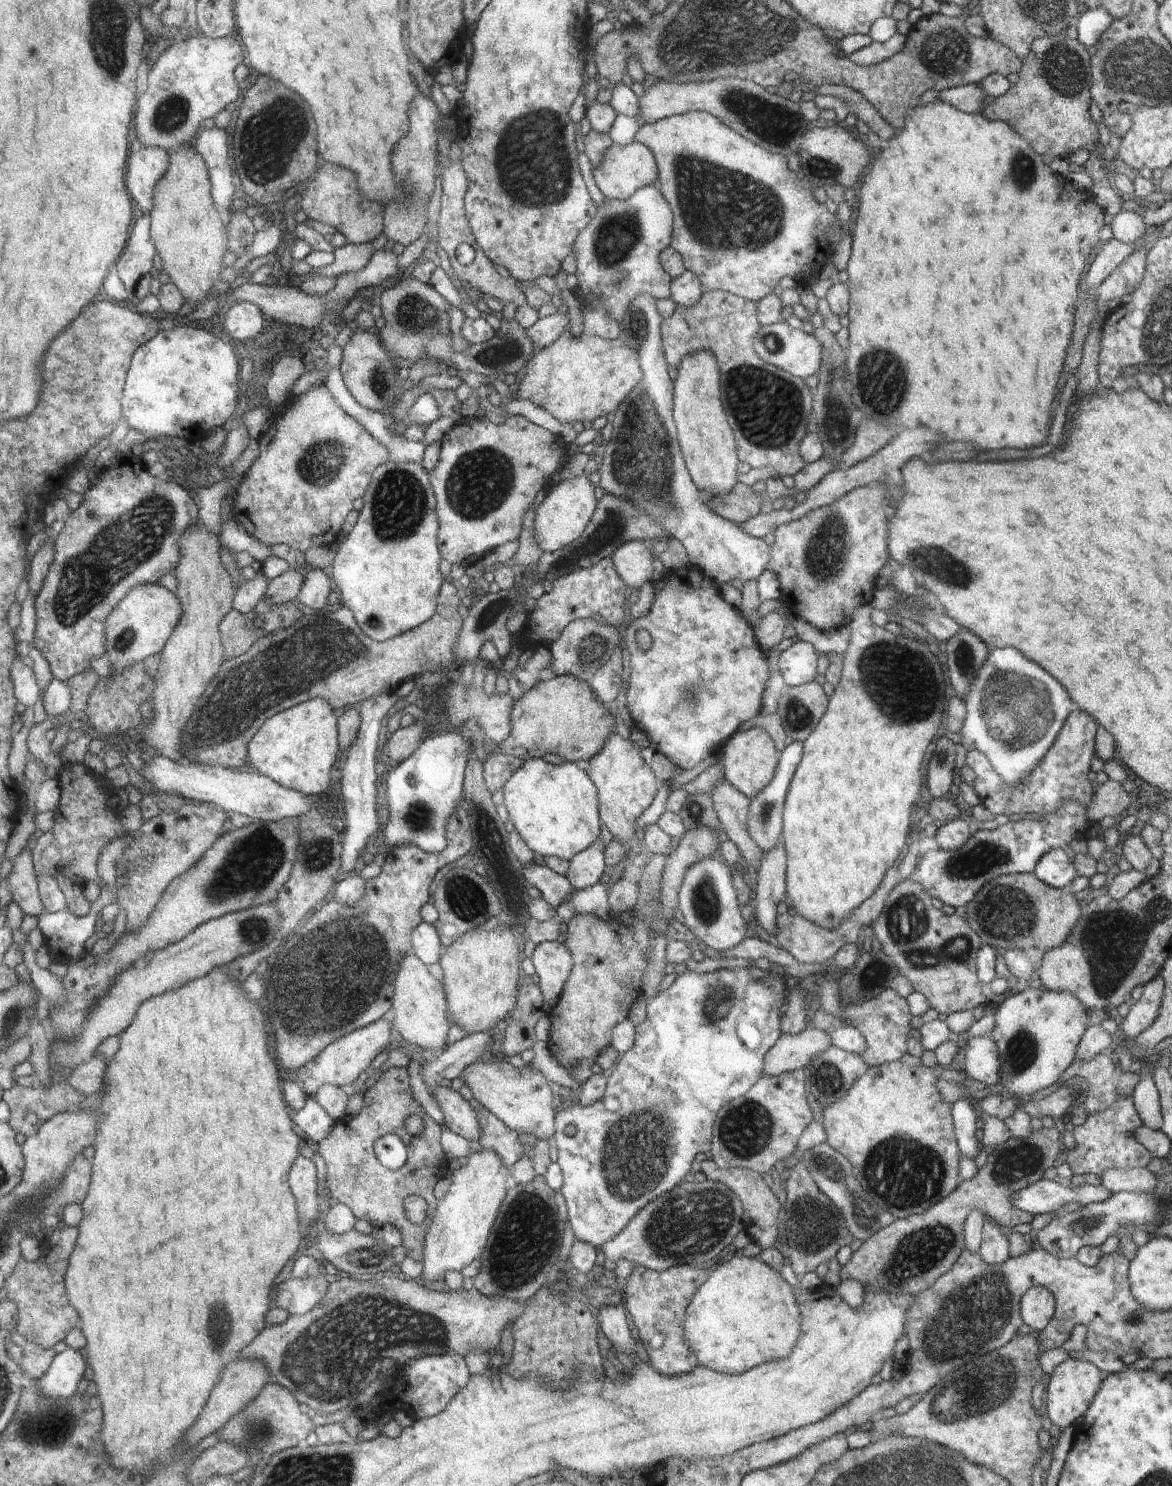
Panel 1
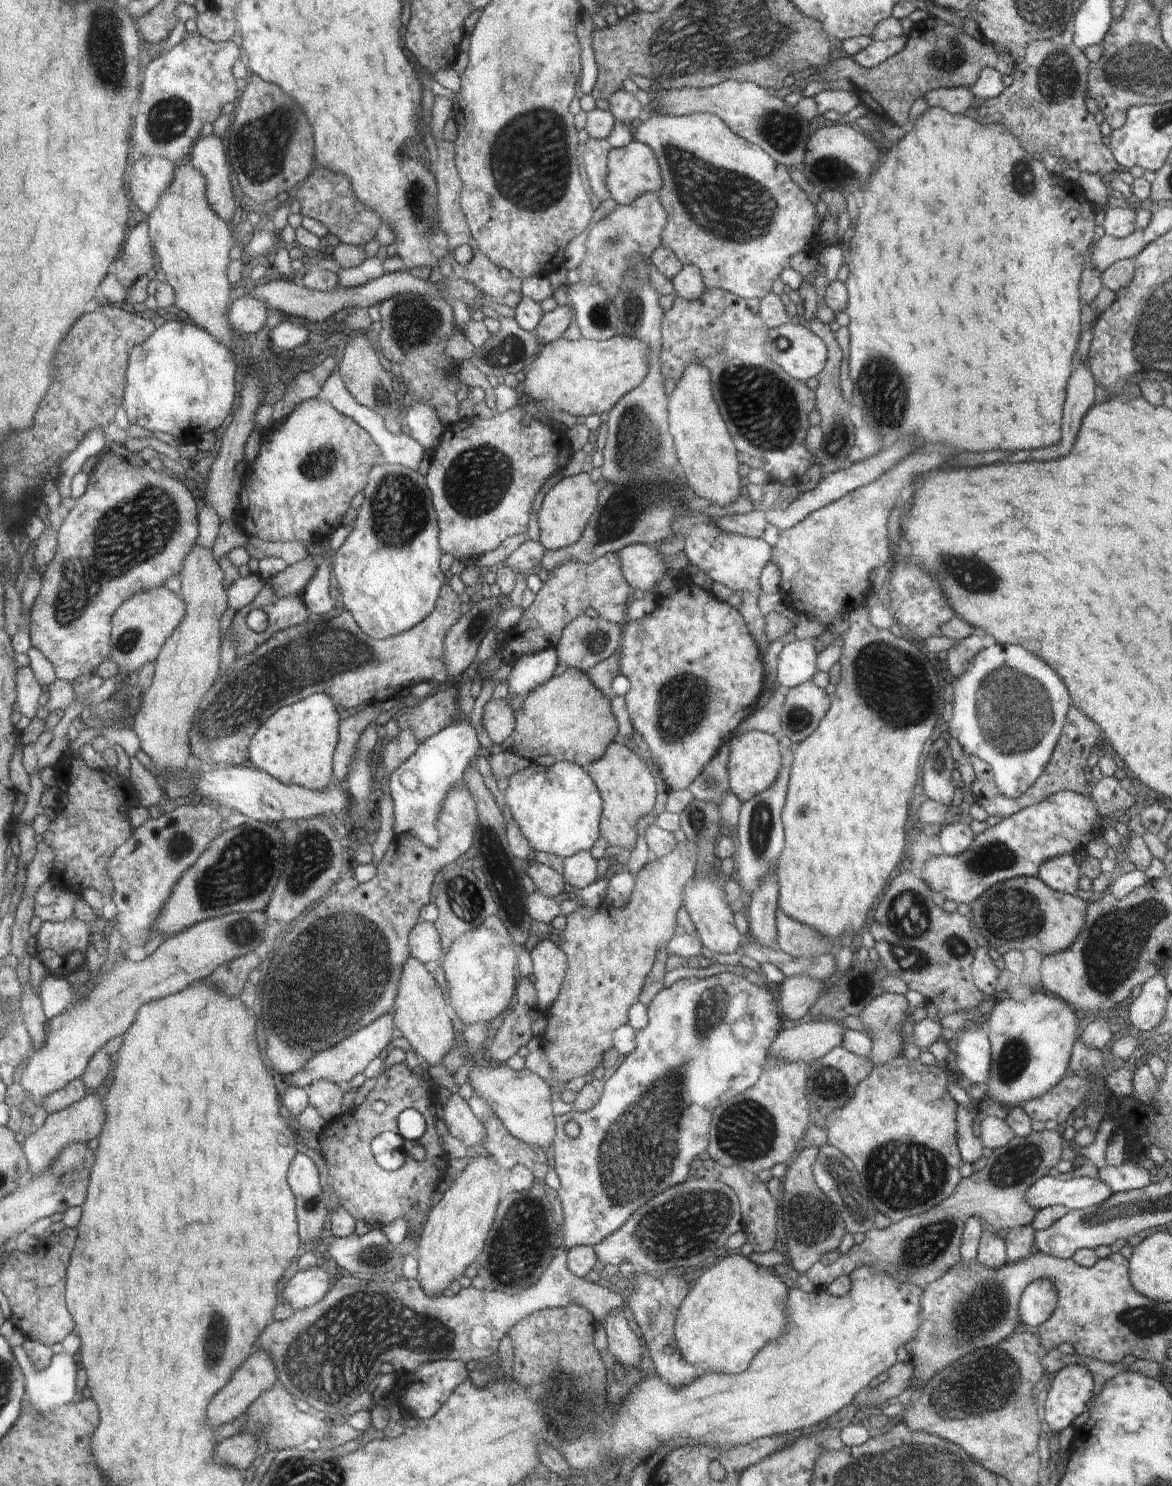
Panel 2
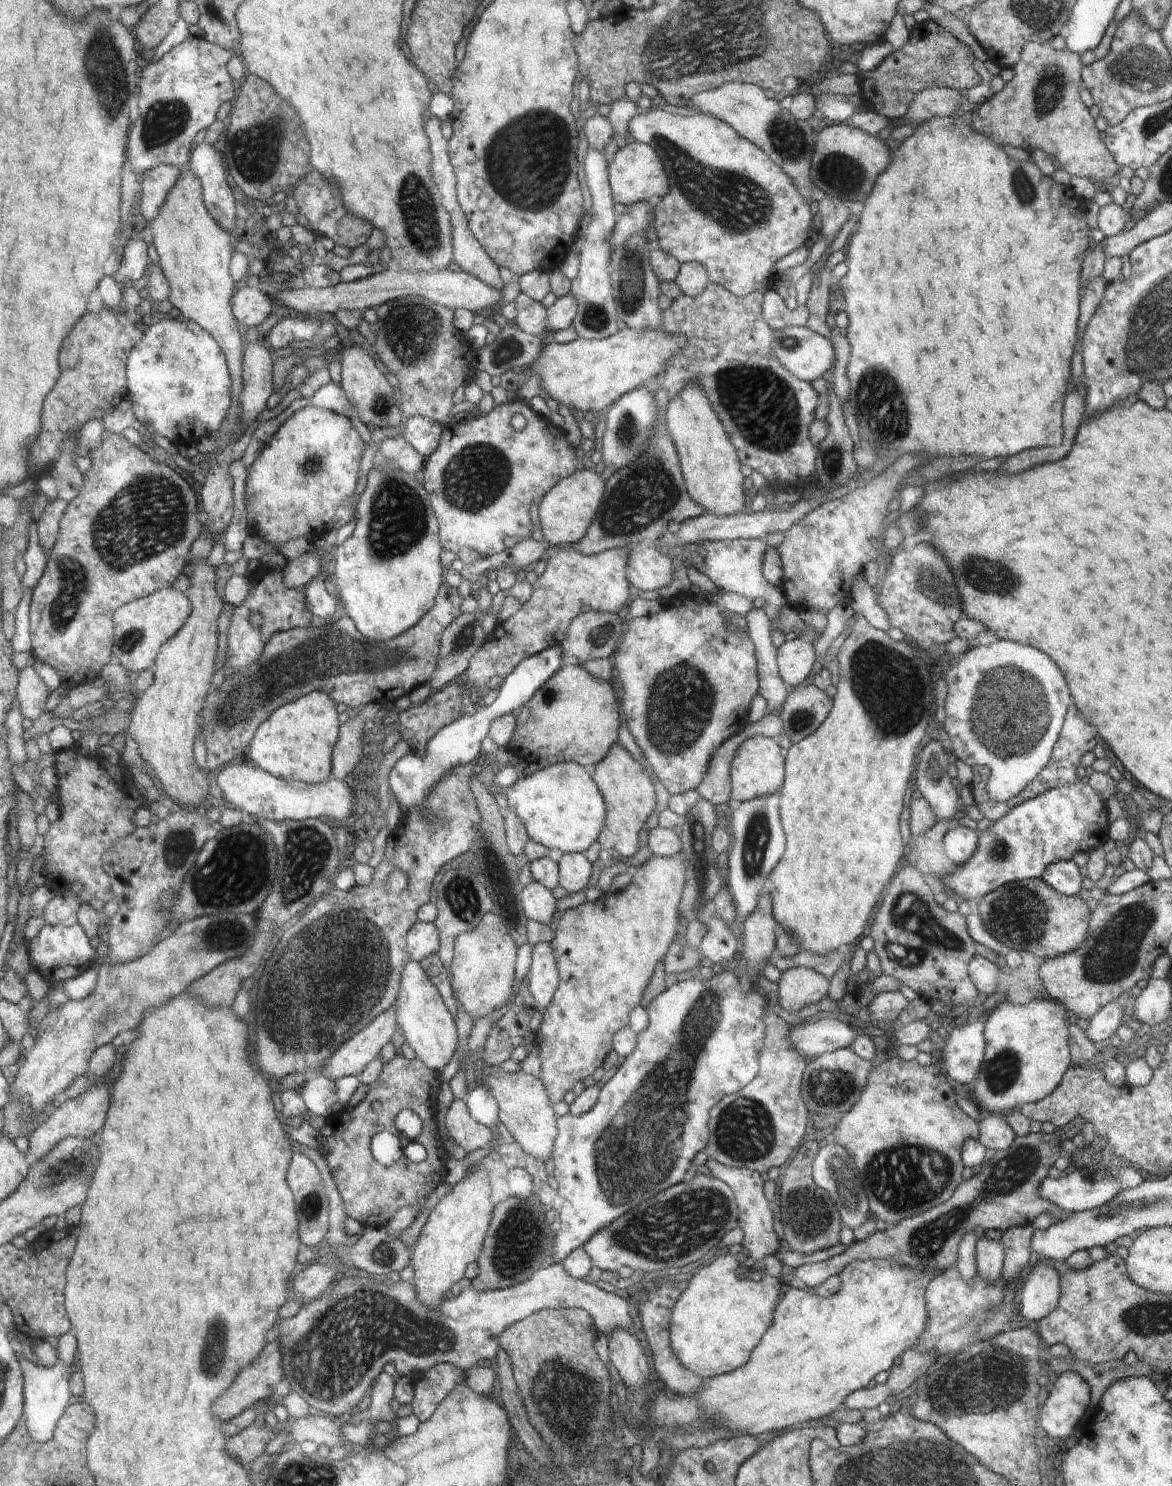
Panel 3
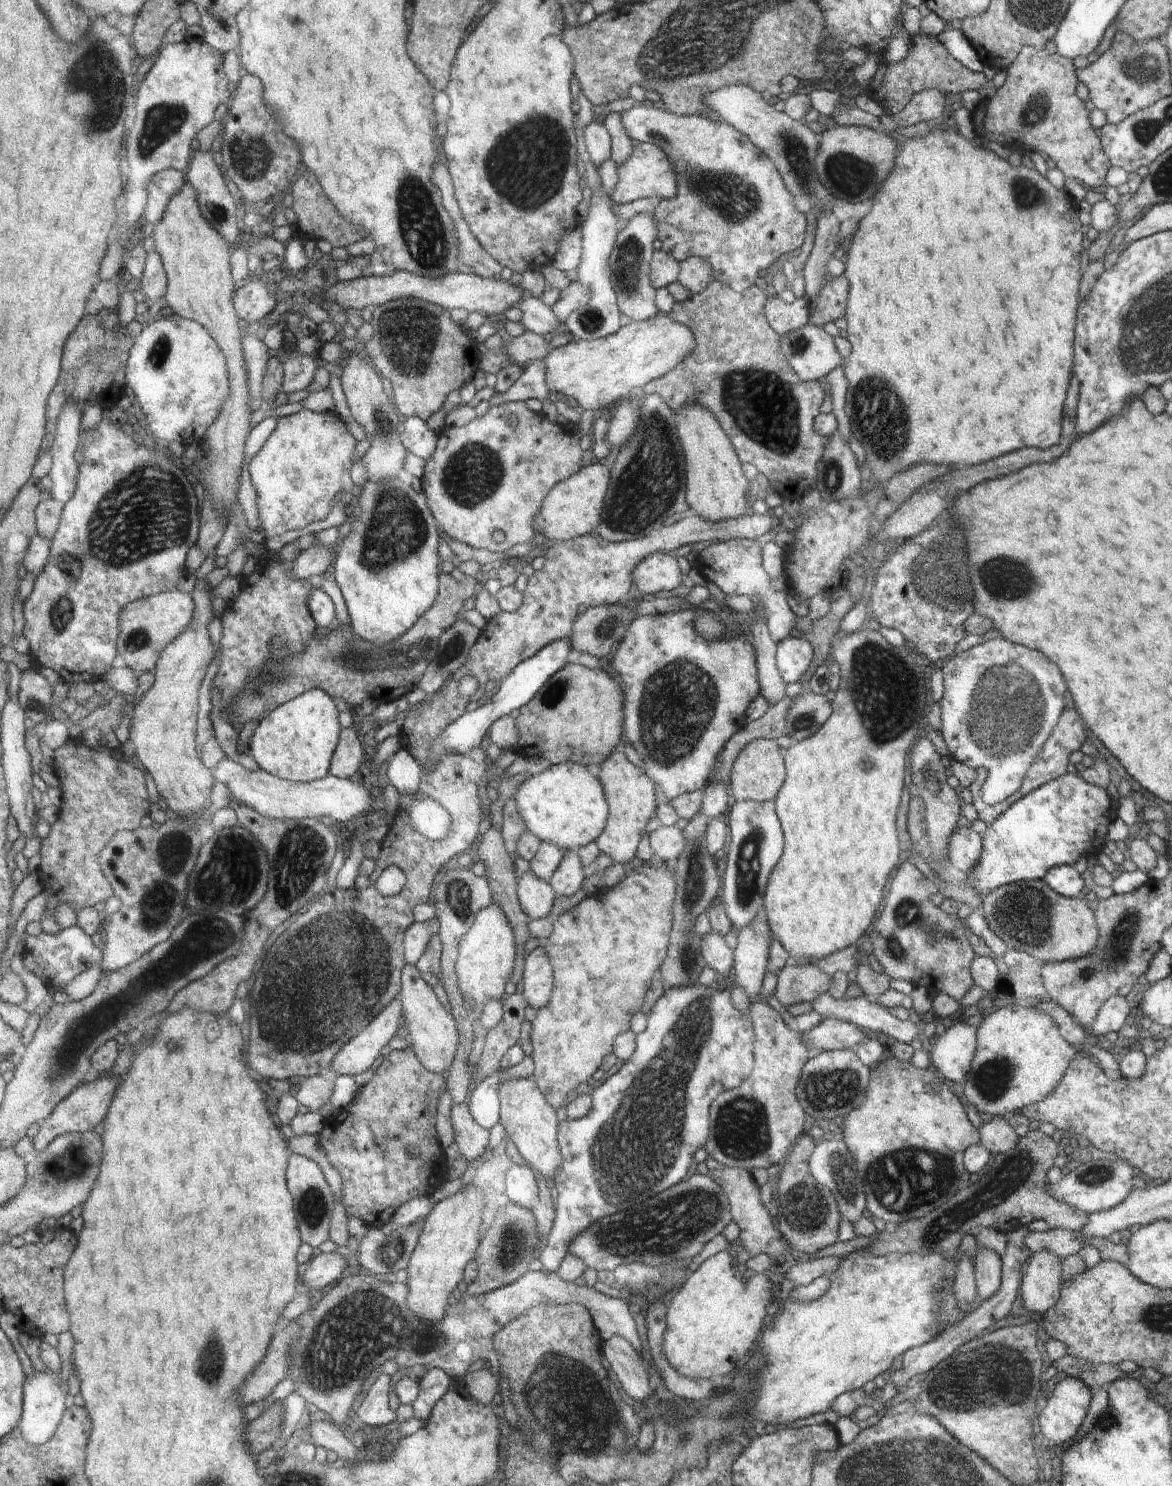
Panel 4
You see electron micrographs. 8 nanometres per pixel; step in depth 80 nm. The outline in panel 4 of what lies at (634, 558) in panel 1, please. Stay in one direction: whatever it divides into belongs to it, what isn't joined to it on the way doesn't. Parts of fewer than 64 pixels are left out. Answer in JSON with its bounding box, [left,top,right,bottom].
[634,552,681,595]

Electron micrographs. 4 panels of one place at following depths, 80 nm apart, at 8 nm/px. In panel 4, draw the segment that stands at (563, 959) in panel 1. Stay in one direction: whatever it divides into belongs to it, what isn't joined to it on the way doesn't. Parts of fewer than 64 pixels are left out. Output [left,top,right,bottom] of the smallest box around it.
[517,946,554,1009]

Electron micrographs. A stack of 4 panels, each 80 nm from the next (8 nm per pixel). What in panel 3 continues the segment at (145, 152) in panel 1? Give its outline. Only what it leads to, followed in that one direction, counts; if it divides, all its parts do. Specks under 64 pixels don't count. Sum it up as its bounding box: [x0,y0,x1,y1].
[140,164,180,224]

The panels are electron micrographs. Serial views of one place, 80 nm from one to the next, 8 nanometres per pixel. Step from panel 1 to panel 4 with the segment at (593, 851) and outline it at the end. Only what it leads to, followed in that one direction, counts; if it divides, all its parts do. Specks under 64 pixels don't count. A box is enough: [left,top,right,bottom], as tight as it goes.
[548,850,585,896]

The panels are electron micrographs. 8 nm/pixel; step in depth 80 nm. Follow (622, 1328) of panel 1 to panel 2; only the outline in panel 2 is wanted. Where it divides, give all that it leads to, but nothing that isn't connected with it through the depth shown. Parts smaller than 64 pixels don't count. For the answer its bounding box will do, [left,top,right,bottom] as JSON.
[603,1310,642,1366]

